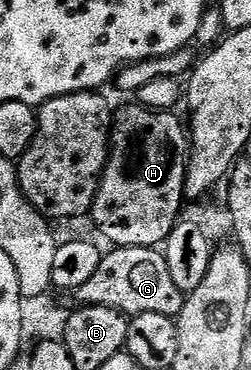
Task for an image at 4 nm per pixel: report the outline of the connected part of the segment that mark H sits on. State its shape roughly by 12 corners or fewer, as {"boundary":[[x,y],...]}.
{"boundary":[[114,115],[89,218],[112,247],[162,247],[180,221],[189,134]]}

